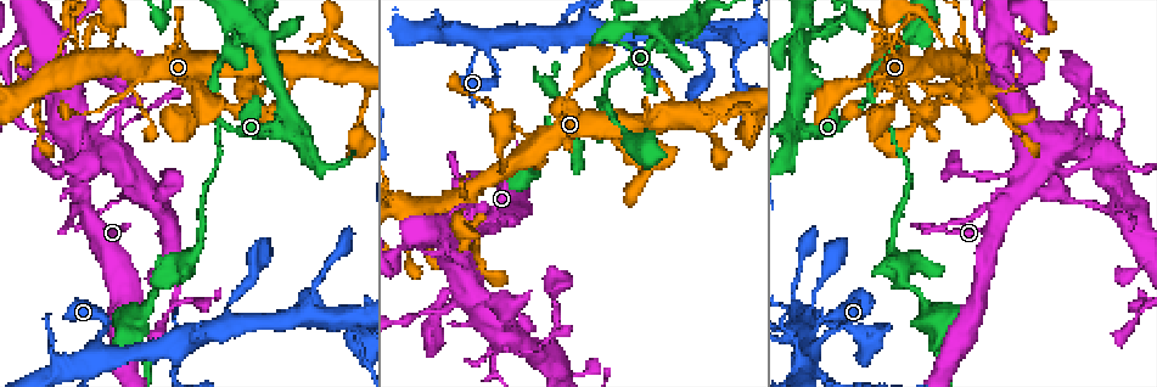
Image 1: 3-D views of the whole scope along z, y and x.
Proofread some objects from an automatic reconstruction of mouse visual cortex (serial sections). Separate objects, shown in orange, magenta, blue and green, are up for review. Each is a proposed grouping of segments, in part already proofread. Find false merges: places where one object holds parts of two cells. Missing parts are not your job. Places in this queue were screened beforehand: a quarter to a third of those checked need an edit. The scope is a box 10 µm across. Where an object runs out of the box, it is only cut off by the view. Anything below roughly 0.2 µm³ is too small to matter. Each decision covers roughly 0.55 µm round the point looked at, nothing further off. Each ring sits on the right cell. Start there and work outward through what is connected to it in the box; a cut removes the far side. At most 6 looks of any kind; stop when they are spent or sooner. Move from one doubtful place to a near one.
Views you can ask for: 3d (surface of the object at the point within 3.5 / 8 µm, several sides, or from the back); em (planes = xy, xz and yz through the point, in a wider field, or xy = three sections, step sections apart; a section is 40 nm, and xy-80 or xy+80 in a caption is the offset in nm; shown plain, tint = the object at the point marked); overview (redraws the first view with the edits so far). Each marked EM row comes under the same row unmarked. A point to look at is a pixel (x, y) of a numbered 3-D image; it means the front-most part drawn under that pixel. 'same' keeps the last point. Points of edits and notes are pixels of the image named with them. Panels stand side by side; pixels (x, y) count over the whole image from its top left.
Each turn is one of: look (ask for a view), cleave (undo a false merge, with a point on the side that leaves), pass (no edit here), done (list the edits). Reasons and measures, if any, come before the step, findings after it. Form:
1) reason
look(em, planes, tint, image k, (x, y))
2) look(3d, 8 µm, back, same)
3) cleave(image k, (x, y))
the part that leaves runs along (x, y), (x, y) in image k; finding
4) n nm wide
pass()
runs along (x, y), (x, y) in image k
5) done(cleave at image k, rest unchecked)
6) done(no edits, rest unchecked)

look(3d, 3.5 µm, back, image 1, (600, 96))

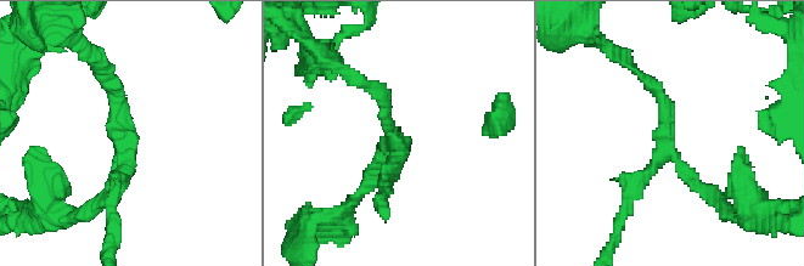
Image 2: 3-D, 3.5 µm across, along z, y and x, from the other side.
3 arms; arms of 200, 200, 200 nm; shape alone is not enough
look(em, xy, step 2, tint, image 2, (121, 150))

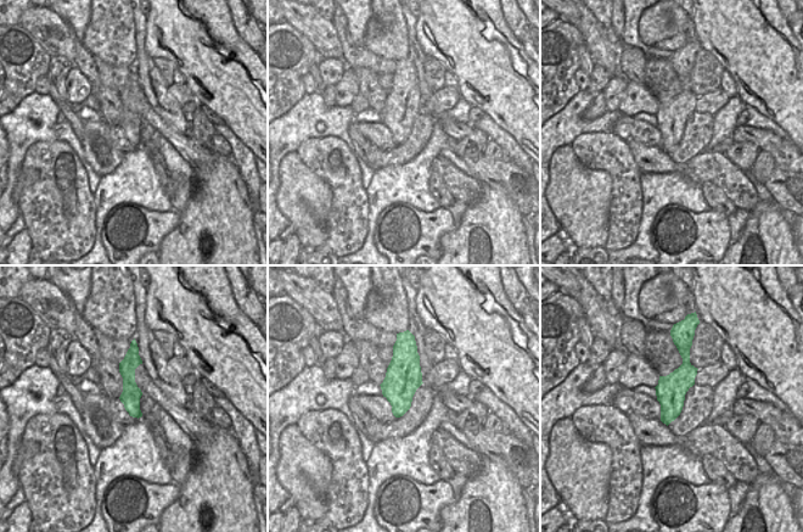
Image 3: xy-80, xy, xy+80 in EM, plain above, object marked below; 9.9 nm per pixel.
another direction
look(em, xy, step 3, tint, same)

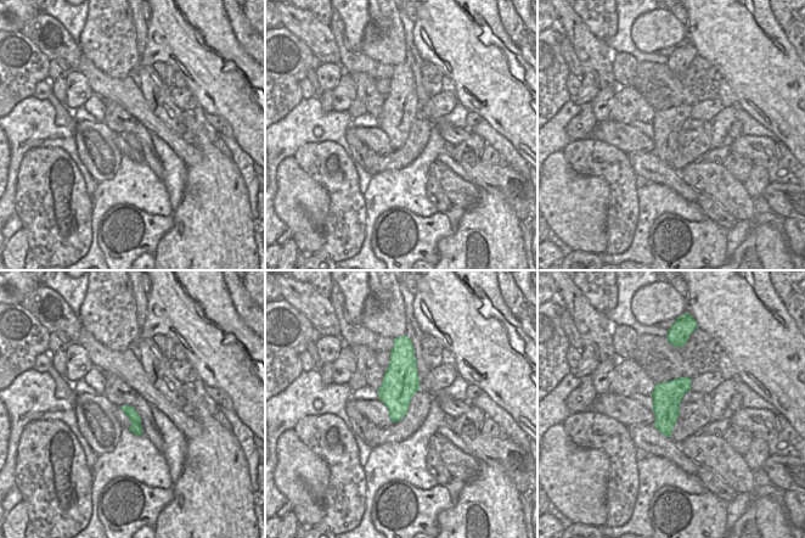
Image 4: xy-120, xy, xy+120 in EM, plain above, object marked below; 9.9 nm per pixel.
cleave(image 2, (119, 123))
the part that leaves runs along (117, 159), (113, 233) in image 2; a second cell is stuck on

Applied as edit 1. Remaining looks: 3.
four or more arms meet
look(3d, 3.5 µm, back, image 1, (795, 126))

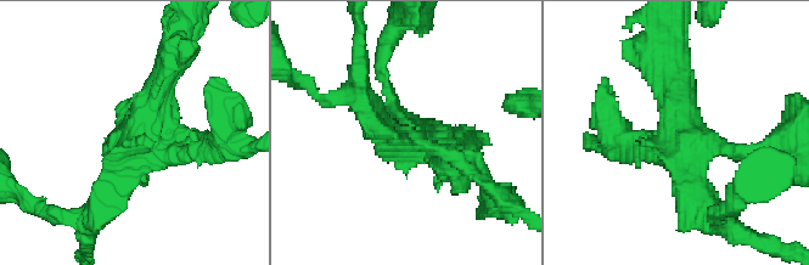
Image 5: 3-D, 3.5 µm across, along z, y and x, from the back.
4 arms; arms of 150, 200, 300, 400 nm; now the EM
look(em, xy, step 5, tint, image 5, (142, 137))

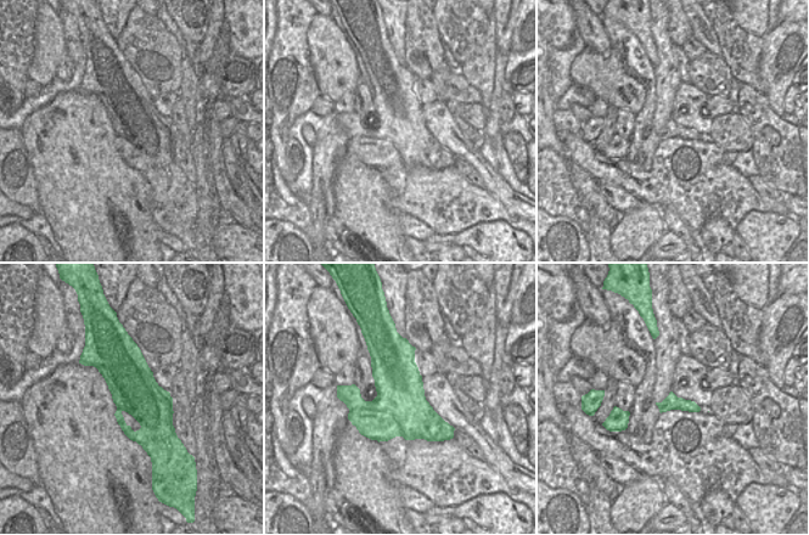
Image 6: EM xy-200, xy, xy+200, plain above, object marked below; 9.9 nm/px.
pass()
runs along (204, 145), (141, 137), (170, 62) in image 5; continuous, no second cell

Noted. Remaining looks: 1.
done(cleave at image 2, rest unchecked)

